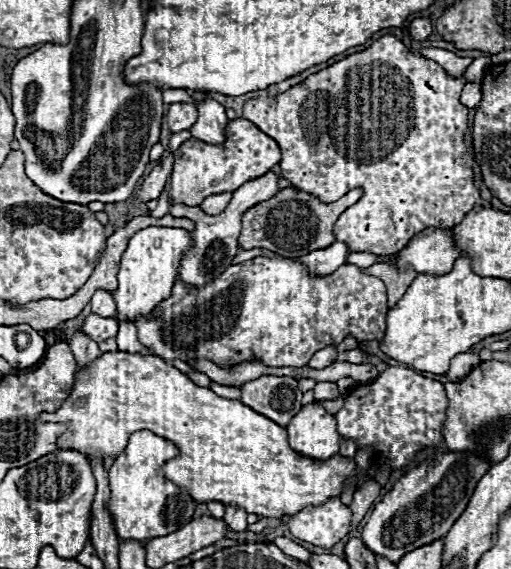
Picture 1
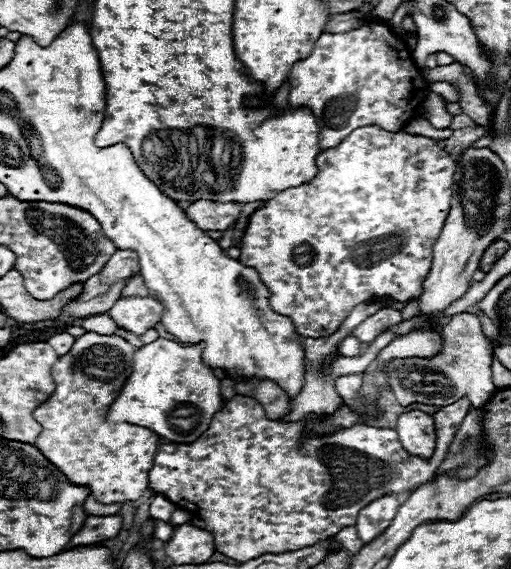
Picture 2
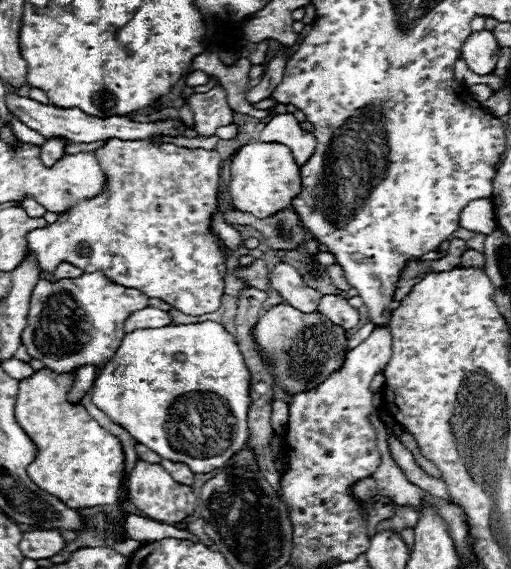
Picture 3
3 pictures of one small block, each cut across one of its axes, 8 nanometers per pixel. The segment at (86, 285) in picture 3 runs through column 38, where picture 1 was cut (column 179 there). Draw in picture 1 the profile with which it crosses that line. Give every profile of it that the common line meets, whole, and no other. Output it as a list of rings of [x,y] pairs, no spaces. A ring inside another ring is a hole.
[[[252,258],[236,266],[228,266],[218,278],[206,282],[206,286],[186,286],[176,282],[172,294],[154,306],[154,316],[136,320],[138,340],[164,360],[206,358],[214,364],[240,364],[240,362],[264,362],[266,366],[306,366],[314,352],[330,344],[340,344],[348,334],[358,342],[380,340],[386,328],[386,288],[376,276],[362,274],[358,266],[344,264],[334,274],[318,278],[306,274],[306,268],[286,258]]]

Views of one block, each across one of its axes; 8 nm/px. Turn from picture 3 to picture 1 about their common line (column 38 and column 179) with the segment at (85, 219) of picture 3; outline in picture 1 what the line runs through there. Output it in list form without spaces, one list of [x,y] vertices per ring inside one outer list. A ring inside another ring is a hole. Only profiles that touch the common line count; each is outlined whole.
[[[148,226],[138,230],[122,256],[120,272],[118,272],[118,288],[112,292],[118,312],[118,320],[134,322],[136,316],[148,316],[152,308],[170,296],[170,290],[178,278],[178,266],[186,254],[194,246],[192,232],[188,230],[164,230],[156,226]]]

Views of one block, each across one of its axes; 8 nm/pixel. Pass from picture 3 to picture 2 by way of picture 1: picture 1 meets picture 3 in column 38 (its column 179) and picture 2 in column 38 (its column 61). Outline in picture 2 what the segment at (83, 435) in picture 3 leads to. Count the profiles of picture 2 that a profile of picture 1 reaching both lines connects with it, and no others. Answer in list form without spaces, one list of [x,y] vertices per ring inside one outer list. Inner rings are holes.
[[[86,332],[84,336],[76,338],[72,350],[66,356],[58,358],[52,368],[56,390],[48,402],[34,410],[34,420],[42,426],[42,432],[36,438],[36,448],[54,466],[58,466],[72,484],[90,486],[92,496],[104,504],[138,500],[142,496],[142,492],[148,488],[148,472],[160,446],[160,436],[148,428],[136,424],[110,424],[106,420],[108,408],[118,398],[122,390],[120,386],[124,386],[132,372],[132,354],[134,346],[120,336],[100,336],[96,332]]]

